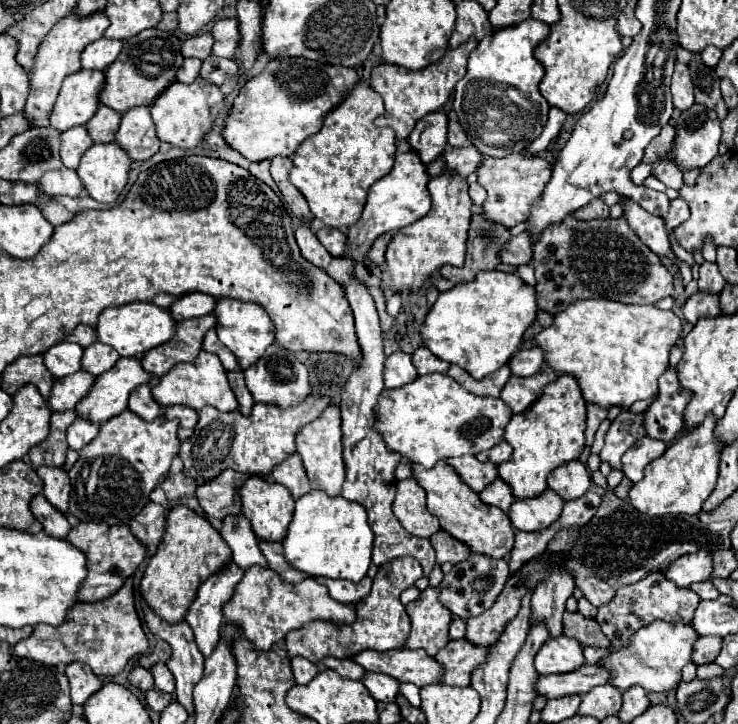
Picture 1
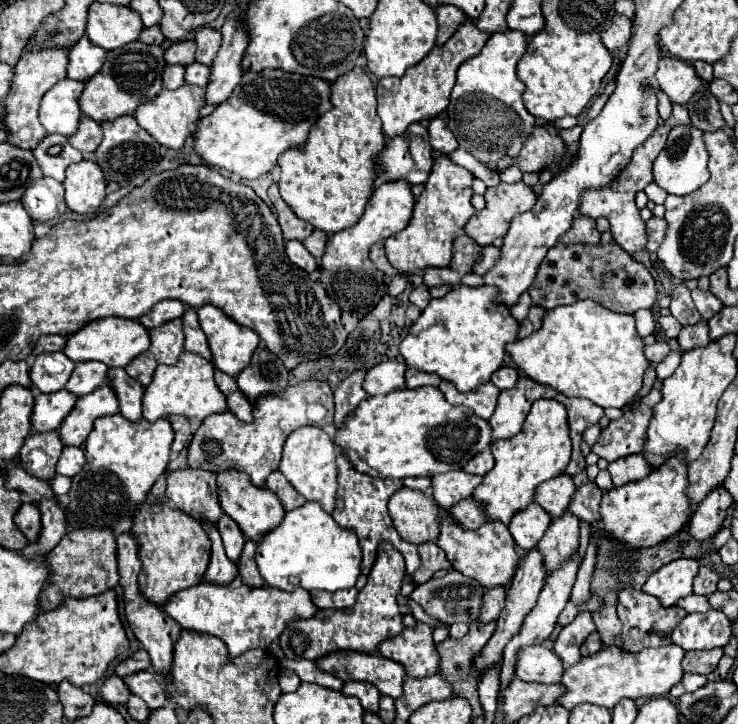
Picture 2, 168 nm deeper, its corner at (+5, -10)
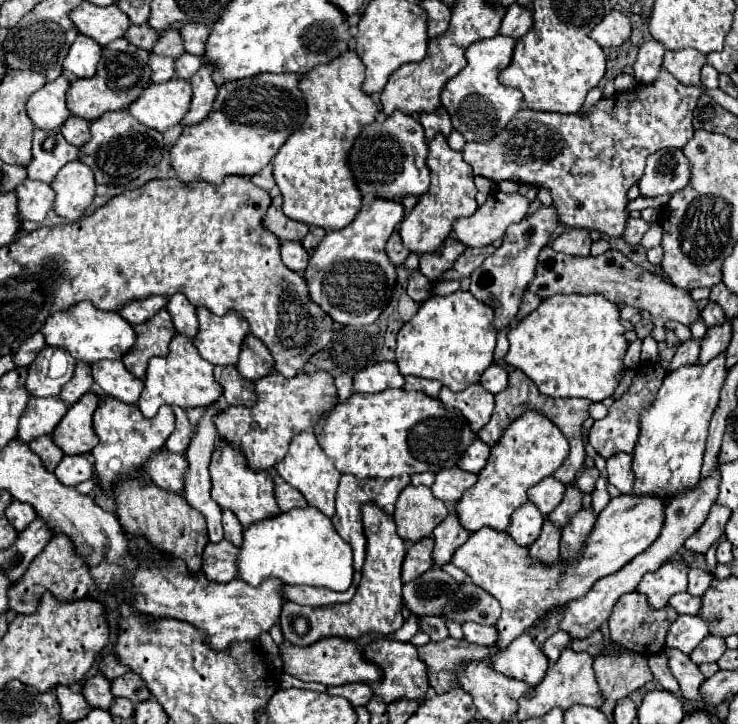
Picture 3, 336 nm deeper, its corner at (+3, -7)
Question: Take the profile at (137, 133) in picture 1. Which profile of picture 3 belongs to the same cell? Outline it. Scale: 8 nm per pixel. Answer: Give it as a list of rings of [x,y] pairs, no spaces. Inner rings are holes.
[[[129,111],[103,113],[89,127],[91,139],[79,147],[79,161],[89,165],[95,173],[95,181],[103,185],[127,185],[129,181],[143,175],[147,169],[161,161],[163,135],[155,129],[141,125]]]

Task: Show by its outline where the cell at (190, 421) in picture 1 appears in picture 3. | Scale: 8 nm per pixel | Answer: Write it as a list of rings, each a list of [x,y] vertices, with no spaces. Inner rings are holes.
[[[173,407],[173,413],[175,413],[175,431],[165,441],[165,447],[171,453],[181,453],[183,455],[189,441],[191,441],[193,427],[191,427],[191,423],[187,419],[187,413],[181,407]]]

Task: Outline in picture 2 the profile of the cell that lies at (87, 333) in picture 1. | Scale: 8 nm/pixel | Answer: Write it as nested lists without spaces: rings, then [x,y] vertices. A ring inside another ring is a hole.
[[[43,336],[33,348],[33,356],[37,354],[47,354],[47,352],[61,352],[67,344],[65,336]]]

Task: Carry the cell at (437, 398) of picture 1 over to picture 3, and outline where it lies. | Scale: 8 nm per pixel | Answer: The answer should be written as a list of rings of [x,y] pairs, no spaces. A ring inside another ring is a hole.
[[[383,361],[369,365],[353,375],[355,395],[337,403],[335,409],[329,409],[317,421],[313,433],[341,475],[349,473],[359,479],[389,479],[423,471],[437,473],[445,467],[455,467],[465,449],[475,441],[475,435],[459,411],[449,409],[439,399],[419,391],[407,393],[403,389],[389,389],[403,387],[403,383],[403,375],[395,363]]]

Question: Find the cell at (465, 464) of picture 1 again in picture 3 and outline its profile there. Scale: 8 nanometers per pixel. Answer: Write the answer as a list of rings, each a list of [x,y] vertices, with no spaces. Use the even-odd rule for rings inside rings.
[[[451,467],[451,469],[443,469],[437,473],[437,479],[431,485],[431,491],[437,499],[453,505],[455,501],[461,499],[465,489],[469,489],[475,481],[477,481],[477,475],[467,473],[459,467]]]

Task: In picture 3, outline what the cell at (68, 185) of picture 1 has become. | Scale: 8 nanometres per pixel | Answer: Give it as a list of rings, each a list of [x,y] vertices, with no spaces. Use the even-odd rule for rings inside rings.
[[[25,179],[15,193],[19,195],[19,215],[29,221],[43,221],[53,205],[53,191],[49,183]]]

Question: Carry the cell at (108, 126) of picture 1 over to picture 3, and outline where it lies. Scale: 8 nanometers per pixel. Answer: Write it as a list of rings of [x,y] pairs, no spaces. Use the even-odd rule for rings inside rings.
[[[69,117],[63,127],[59,129],[61,135],[67,139],[67,143],[75,145],[75,147],[81,147],[89,141],[89,121],[83,121],[79,117]]]

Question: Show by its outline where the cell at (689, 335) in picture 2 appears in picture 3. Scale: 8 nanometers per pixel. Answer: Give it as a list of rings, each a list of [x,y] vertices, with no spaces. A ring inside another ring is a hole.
[[[697,339],[681,343],[673,361],[671,361],[671,365],[669,365],[669,371],[675,371],[683,365],[693,365],[693,363],[697,363],[697,357],[699,357],[699,341]]]

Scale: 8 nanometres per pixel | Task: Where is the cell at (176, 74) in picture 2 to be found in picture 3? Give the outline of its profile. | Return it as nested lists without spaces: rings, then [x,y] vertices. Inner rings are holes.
[[[151,55],[151,81],[163,83],[175,75],[175,61],[171,57]]]

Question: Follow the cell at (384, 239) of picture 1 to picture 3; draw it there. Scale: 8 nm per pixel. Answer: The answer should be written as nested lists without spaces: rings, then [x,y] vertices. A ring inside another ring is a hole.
[[[395,231],[395,233],[391,235],[391,239],[387,241],[387,255],[389,255],[389,259],[391,259],[391,263],[393,263],[395,267],[403,265],[405,259],[407,259],[407,255],[409,255],[409,251],[407,251],[407,247],[401,243],[401,237],[399,237],[397,231]]]

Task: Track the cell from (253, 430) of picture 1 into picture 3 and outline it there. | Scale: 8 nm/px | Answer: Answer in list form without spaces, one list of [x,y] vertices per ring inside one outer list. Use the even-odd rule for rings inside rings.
[[[233,365],[215,367],[215,379],[223,387],[223,397],[227,405],[237,405],[223,409],[215,417],[215,427],[219,431],[219,437],[240,447],[244,455],[247,455],[249,467],[255,471],[273,469],[273,465],[285,457],[287,445],[291,443],[295,431],[311,431],[319,421],[319,417],[327,409],[333,409],[339,401],[335,393],[333,377],[325,371],[299,373],[291,379],[279,373],[271,373],[261,381],[257,381],[257,397],[255,397],[255,383],[243,379],[237,367]]]

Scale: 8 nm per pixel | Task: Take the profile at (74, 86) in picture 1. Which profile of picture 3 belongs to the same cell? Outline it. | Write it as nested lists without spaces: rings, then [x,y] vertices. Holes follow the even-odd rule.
[[[61,75],[59,79],[45,83],[27,101],[27,115],[37,129],[59,129],[67,121],[69,111],[65,105],[65,93],[69,89],[69,79]]]

